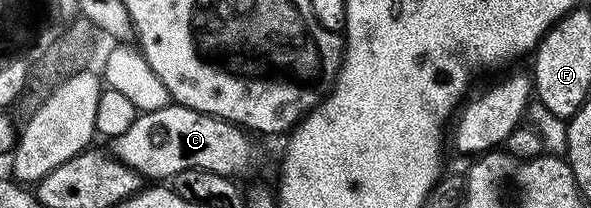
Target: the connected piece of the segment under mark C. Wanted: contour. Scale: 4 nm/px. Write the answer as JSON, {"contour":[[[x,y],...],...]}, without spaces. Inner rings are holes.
{"contour":[[[168,105],[156,111],[136,114],[133,125],[117,138],[110,140],[109,150],[116,159],[132,167],[141,176],[151,181],[167,181],[181,169],[205,169],[218,175],[240,177],[251,167],[255,151],[247,140],[244,128],[206,115],[188,107]]]}

